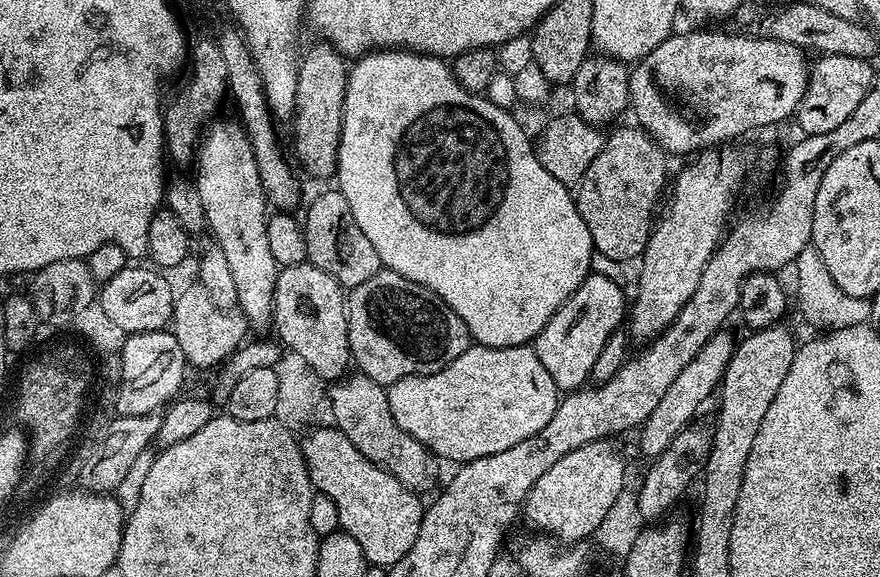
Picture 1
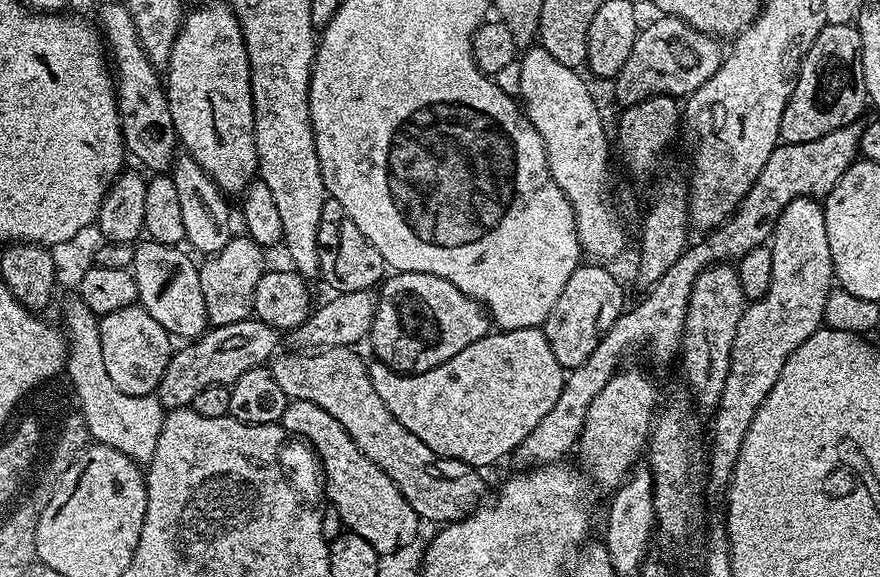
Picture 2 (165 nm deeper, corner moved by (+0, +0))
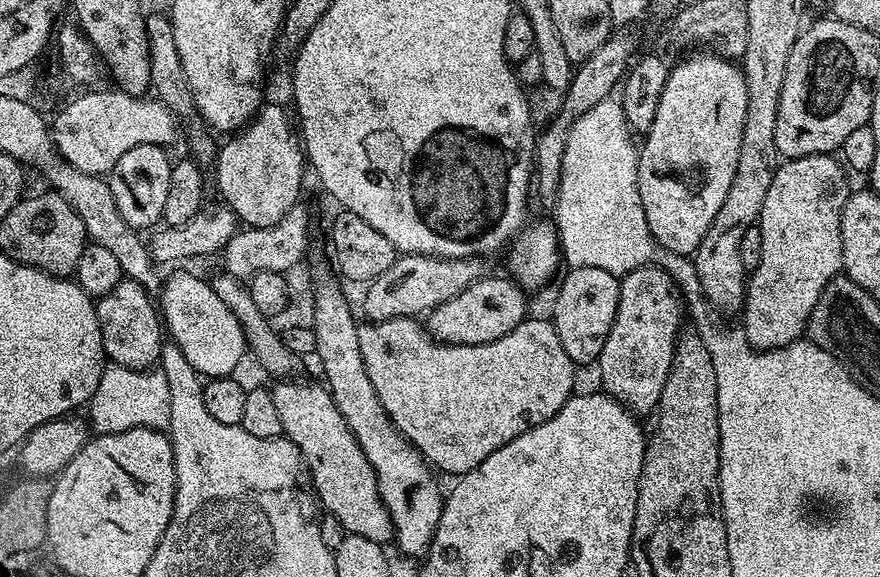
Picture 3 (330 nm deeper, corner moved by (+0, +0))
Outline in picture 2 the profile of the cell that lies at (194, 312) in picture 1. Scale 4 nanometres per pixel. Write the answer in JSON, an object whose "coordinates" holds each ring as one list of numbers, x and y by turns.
{"coordinates":[[236,234,221,252,210,256,199,265,200,285,202,286,202,298,206,302,206,314,209,325,228,326,230,323,242,322,253,315,254,290,258,282,264,277,266,265,264,265,265,249,246,234]]}

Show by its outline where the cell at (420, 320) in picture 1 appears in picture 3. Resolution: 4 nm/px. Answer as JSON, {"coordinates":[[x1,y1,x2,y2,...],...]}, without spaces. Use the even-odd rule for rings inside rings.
{"coordinates":[[481,275,462,294,454,294,450,302,442,302,434,311,427,313,426,327,429,336,442,344,485,344,494,342,529,315,525,289,515,279,504,276],[508,279,508,280,507,280]]}

